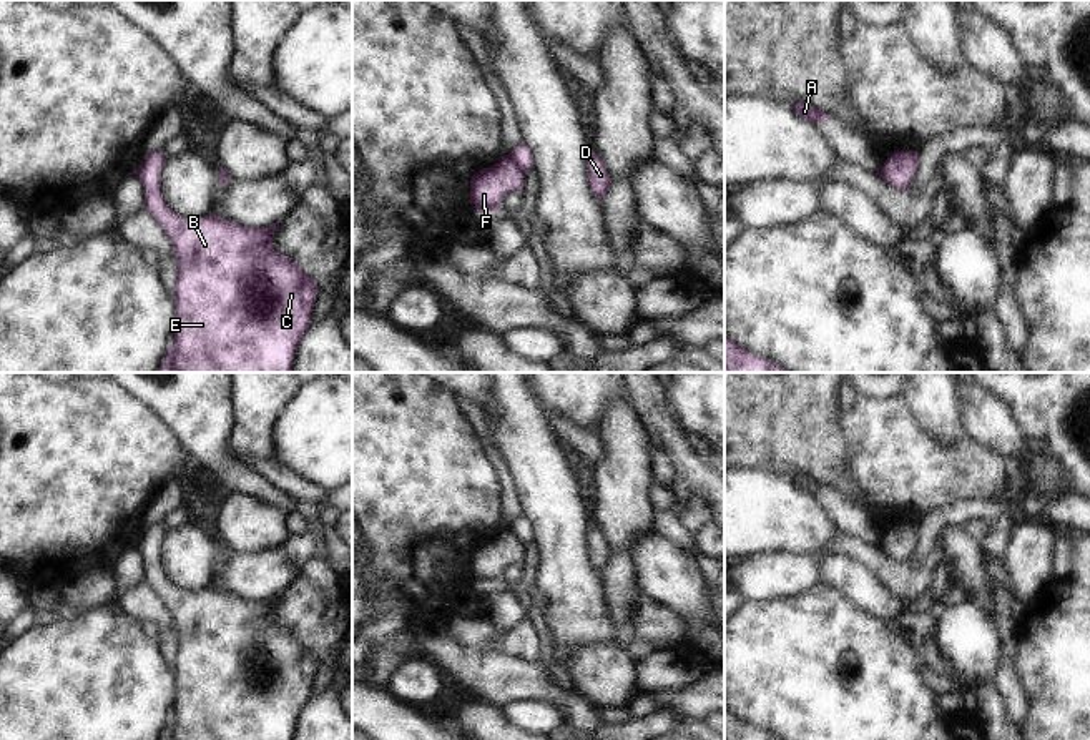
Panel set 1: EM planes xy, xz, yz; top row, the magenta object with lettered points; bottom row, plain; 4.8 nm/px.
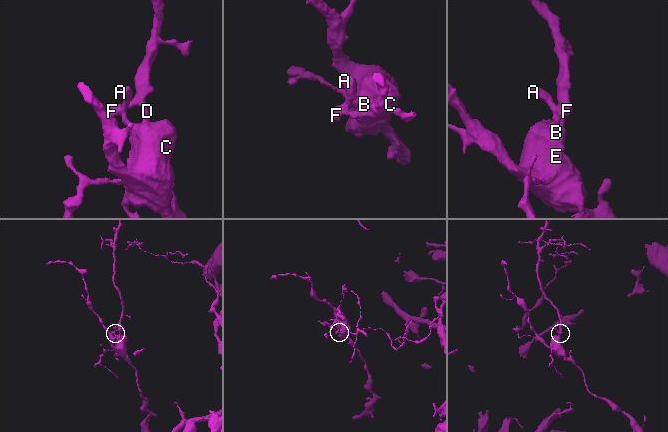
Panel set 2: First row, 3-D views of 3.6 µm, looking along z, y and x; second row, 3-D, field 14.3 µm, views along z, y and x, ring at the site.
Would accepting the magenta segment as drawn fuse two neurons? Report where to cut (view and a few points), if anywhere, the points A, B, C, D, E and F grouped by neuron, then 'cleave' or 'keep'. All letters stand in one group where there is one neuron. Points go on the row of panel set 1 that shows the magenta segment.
xz (509, 155), (524, 172) | A B C E / D F | cleave

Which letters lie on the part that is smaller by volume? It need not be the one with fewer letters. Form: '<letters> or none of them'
D, F

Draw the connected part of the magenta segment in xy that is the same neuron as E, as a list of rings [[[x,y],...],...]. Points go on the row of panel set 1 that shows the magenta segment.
[[[161,151],[145,156],[138,178],[145,188],[145,208],[161,223],[173,243],[178,259],[174,288],[174,346],[171,372],[292,372],[294,349],[311,326],[311,313],[317,296],[316,281],[289,256],[272,249],[272,236],[279,221],[269,228],[246,228],[236,221],[214,218],[183,218],[174,213],[161,193]]]

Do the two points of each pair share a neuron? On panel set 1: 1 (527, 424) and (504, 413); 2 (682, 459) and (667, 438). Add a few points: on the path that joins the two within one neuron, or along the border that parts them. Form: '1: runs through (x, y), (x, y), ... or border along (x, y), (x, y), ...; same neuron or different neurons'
1: runs through (522, 424), (509, 413); same neuron
2: runs through (680, 454), (672, 443); same neuron

